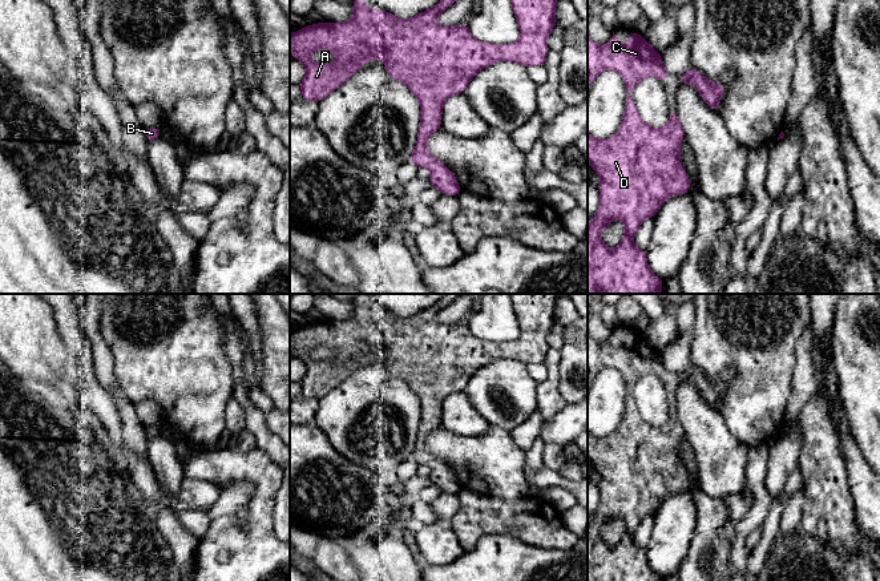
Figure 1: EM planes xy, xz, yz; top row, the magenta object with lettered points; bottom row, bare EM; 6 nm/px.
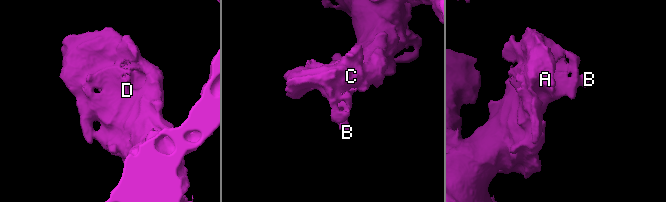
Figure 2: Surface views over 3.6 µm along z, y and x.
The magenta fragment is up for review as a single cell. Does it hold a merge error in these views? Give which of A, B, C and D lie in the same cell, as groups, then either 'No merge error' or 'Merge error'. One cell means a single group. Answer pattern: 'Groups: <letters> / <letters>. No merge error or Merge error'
Groups: A B C D. No merge error

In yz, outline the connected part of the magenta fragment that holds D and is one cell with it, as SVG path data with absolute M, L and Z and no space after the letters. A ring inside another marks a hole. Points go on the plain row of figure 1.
M613 330L610 339L600 344L588 334L588 382L592 383L602 368L614 367L623 376L629 391L625 413L613 435L597 437L588 431L588 459L601 476L601 503L588 521L588 581L663 581L650 569L646 549L634 544L633 533L645 517L657 512L666 497L689 491L691 484L679 456L685 429L677 409L670 408L670 417L662 427L651 427L639 416L630 394L645 375L654 374L663 380L670 371L662 362L662 354L646 340L645 334L631 330L629 335L623 344ZM613 517L625 521L625 533L614 548L609 548L602 540L601 529Z

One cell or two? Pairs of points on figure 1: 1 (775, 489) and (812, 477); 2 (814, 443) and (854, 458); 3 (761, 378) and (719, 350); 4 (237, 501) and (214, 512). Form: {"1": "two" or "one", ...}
{"1": "two", "2": "two", "3": "one", "4": "one"}

